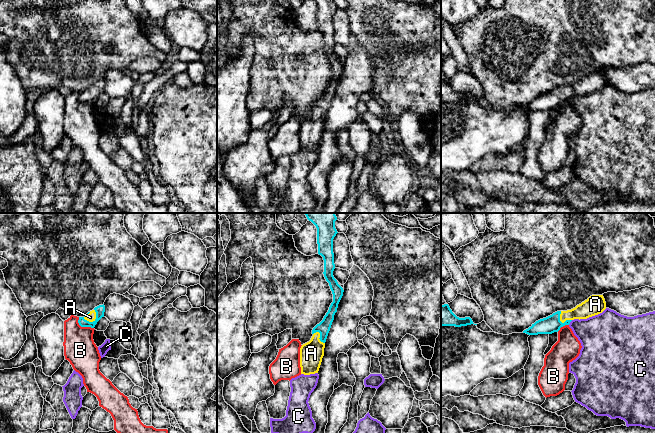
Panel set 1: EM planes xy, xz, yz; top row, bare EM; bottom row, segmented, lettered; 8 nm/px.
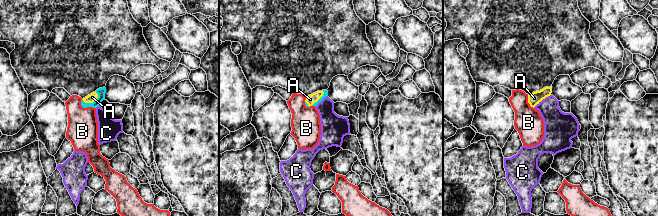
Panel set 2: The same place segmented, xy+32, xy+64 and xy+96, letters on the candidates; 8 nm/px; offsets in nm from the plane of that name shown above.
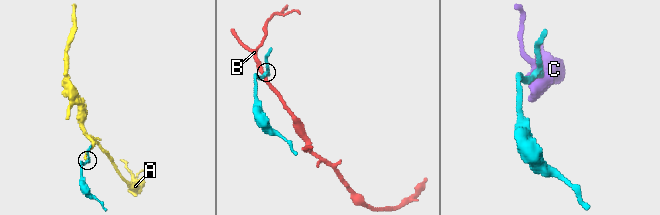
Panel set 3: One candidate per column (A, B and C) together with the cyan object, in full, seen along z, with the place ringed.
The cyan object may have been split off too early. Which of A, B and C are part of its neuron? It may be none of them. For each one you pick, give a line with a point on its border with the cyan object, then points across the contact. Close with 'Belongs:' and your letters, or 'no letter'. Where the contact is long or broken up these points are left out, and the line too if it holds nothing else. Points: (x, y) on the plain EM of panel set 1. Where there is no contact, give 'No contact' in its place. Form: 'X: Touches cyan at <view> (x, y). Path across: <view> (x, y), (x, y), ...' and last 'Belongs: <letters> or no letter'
A: Touches cyan at xy (93, 97). Path across: xy (100, 85), (93, 97), (90, 93)
Belongs: A

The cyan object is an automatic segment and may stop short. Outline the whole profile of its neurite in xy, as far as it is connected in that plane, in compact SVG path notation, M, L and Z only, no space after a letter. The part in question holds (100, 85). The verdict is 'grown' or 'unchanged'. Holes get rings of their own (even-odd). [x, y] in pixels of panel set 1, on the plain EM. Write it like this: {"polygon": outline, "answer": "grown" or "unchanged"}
{"polygon": "M99 81L95 83L92 87L88 88L86 92L79 93L78 99L81 103L91 103L94 104L97 98L104 93L105 82Z", "answer": "grown"}

